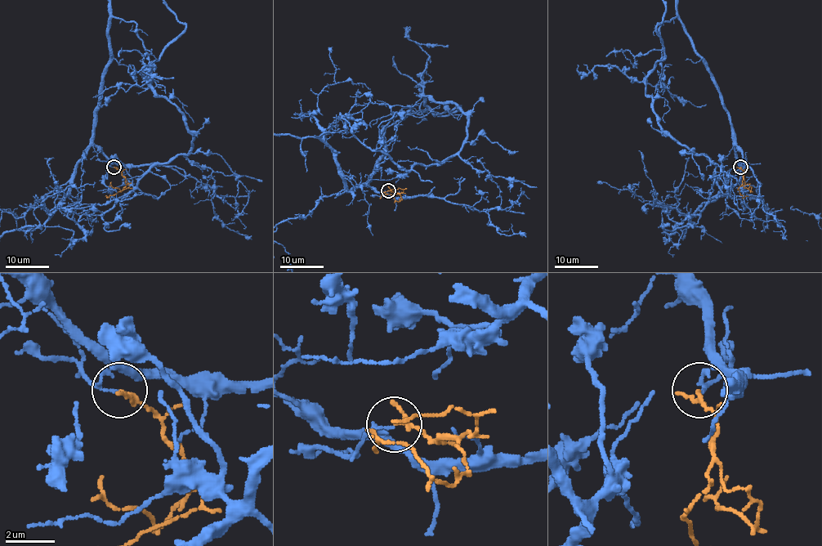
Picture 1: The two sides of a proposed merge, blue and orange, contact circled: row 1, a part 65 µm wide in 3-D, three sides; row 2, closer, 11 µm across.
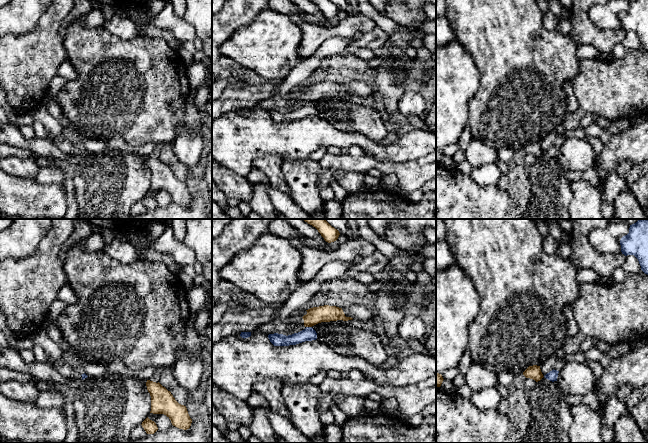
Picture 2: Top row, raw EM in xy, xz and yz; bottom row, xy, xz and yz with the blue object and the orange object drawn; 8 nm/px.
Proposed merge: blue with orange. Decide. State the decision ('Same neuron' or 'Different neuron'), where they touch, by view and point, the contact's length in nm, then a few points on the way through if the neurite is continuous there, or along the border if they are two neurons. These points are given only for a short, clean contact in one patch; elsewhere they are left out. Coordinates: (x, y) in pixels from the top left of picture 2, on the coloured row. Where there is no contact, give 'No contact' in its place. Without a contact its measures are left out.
Different neuron. Touches blue at xz (309, 327). Shared border 50 nm. Boundary: xz (306, 326), (311, 327)

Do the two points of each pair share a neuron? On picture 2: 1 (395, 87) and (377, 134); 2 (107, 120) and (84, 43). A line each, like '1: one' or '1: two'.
1: two
2: one

